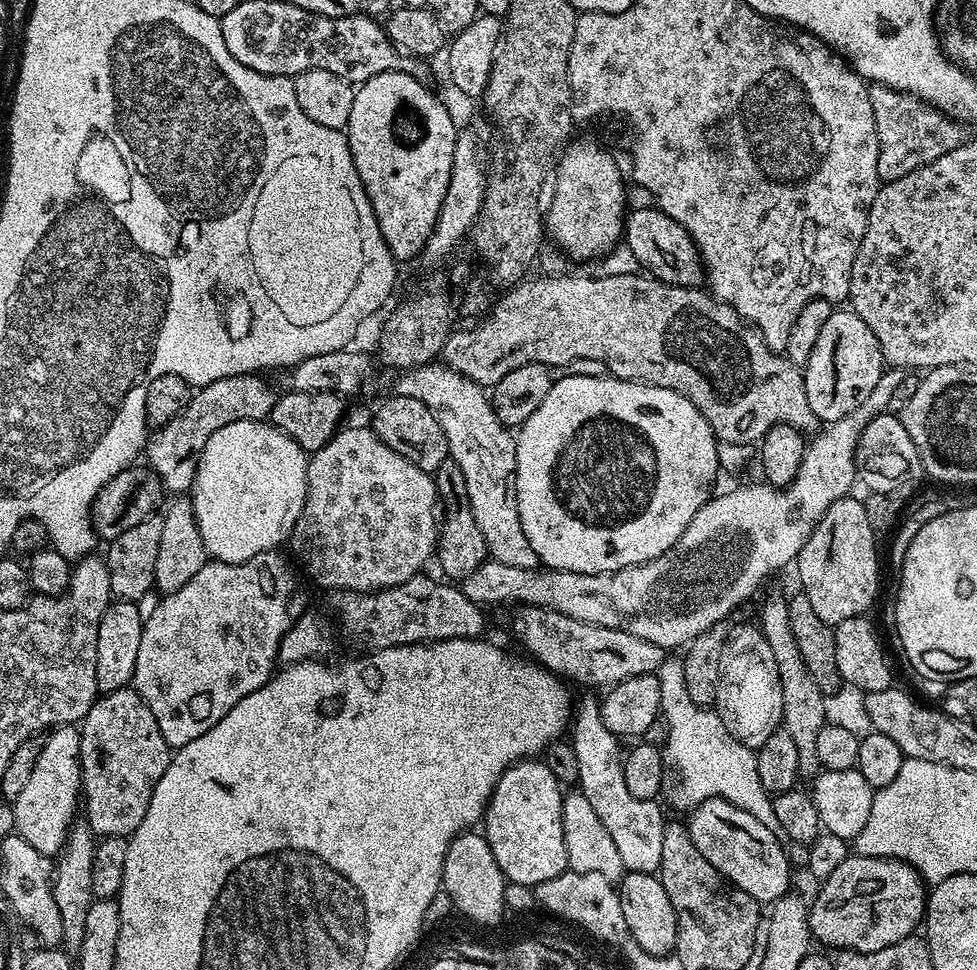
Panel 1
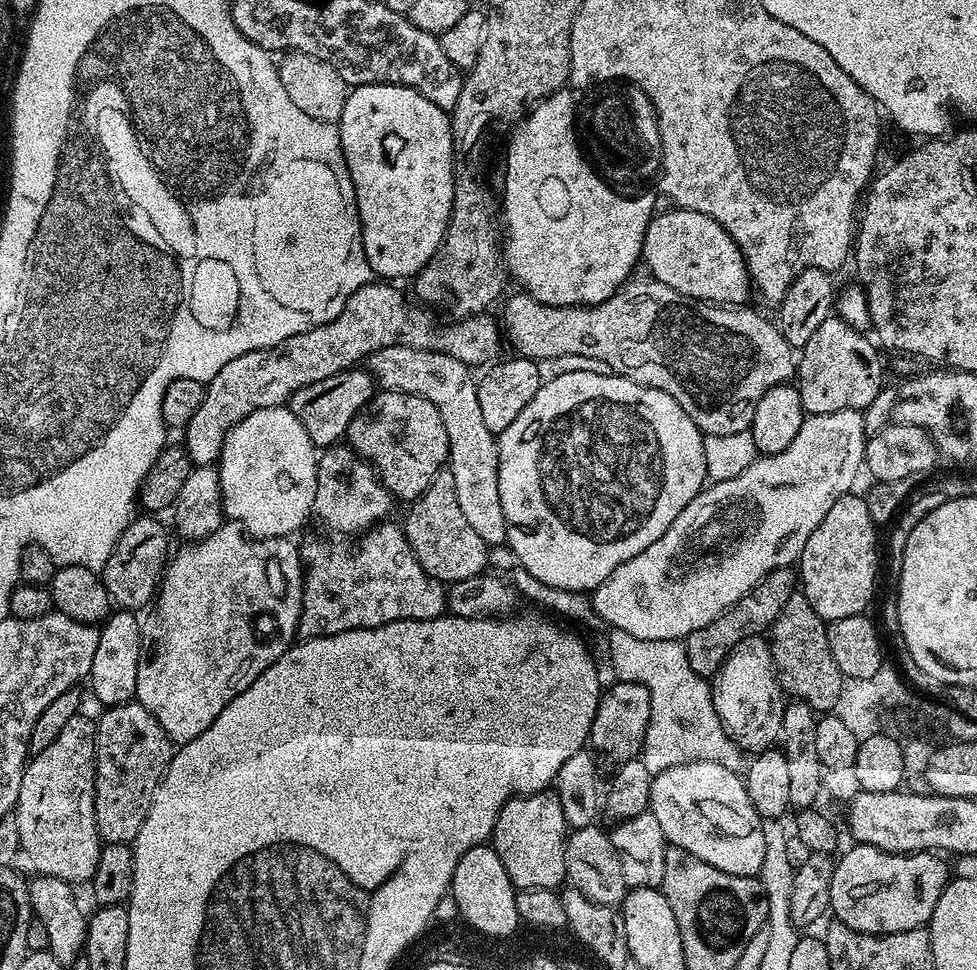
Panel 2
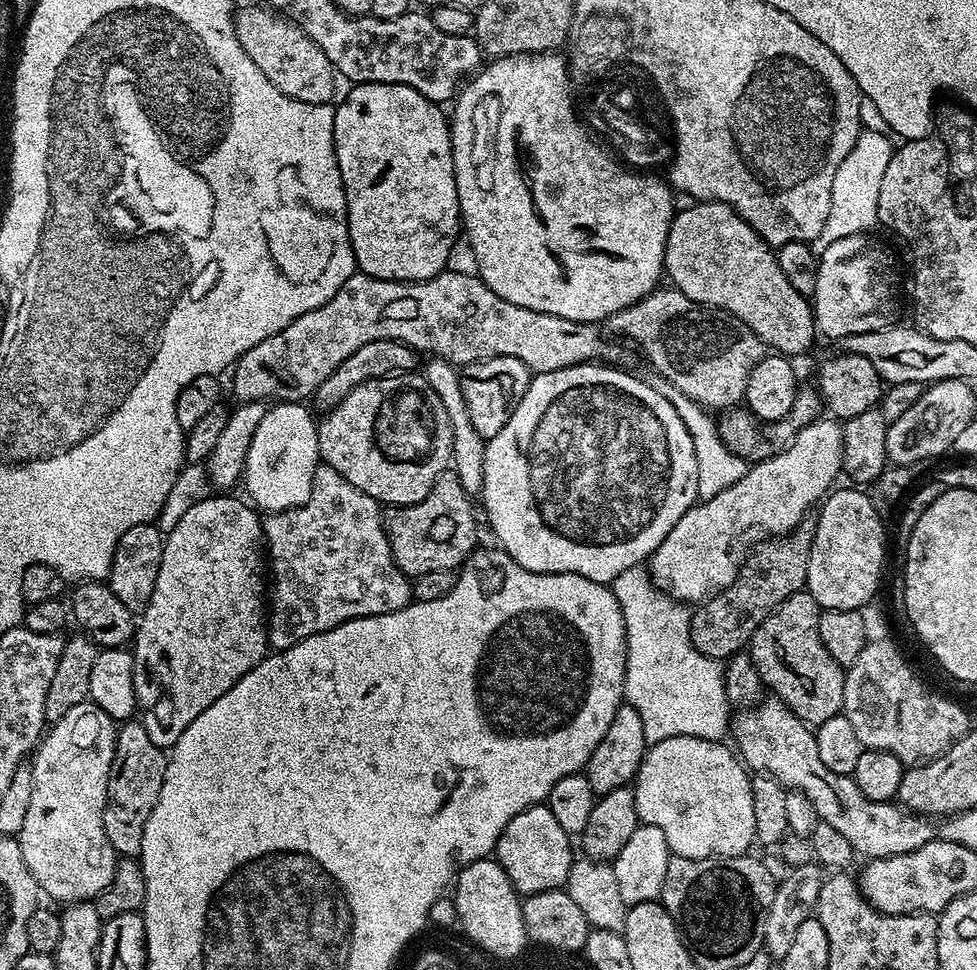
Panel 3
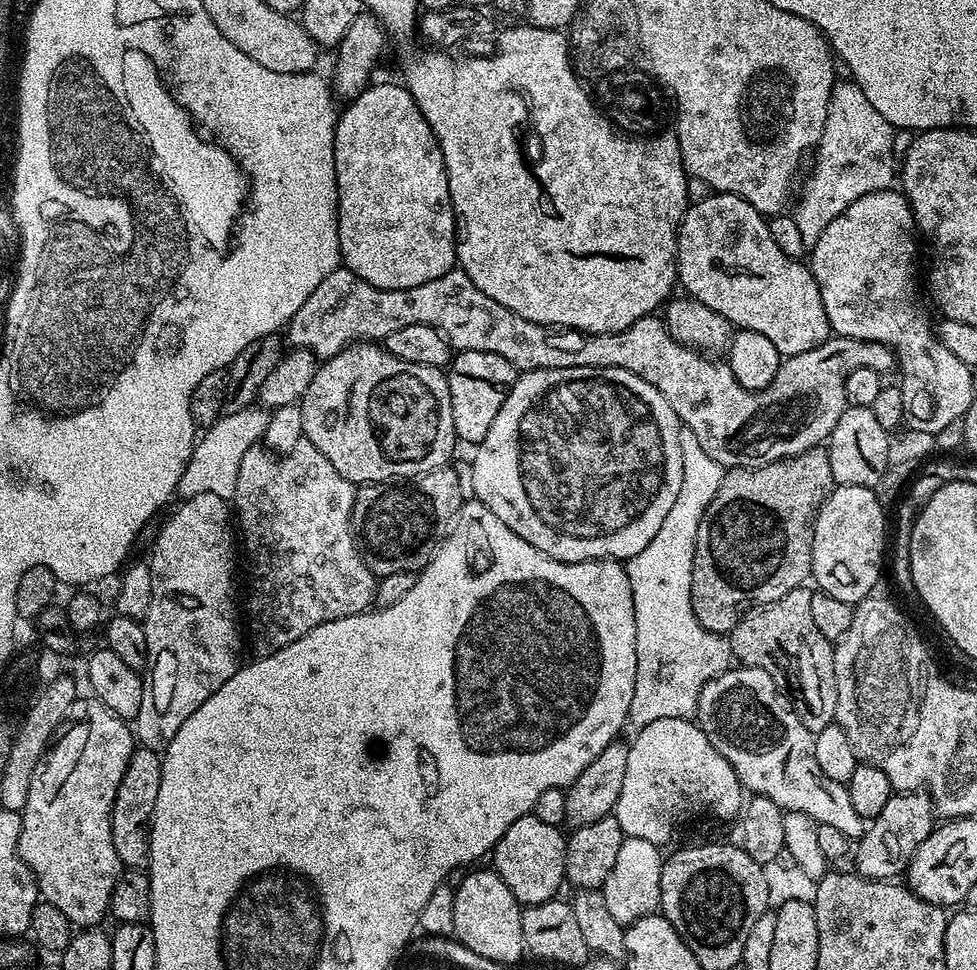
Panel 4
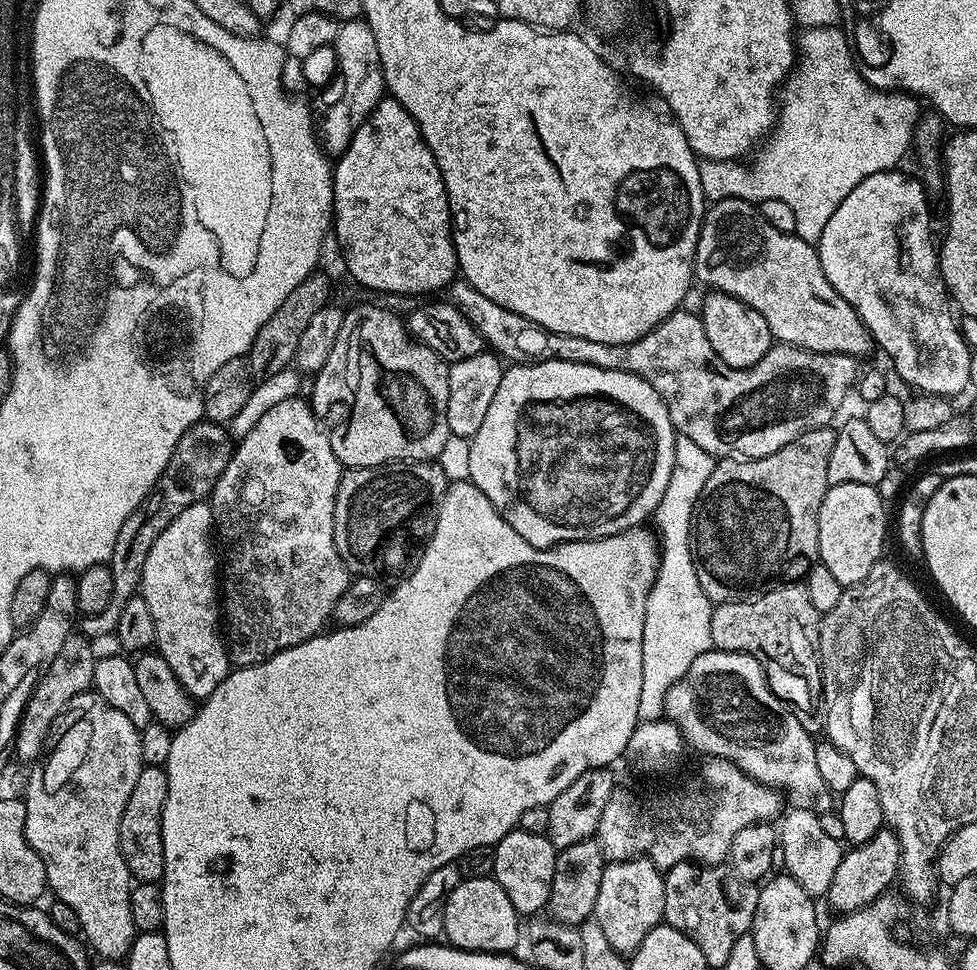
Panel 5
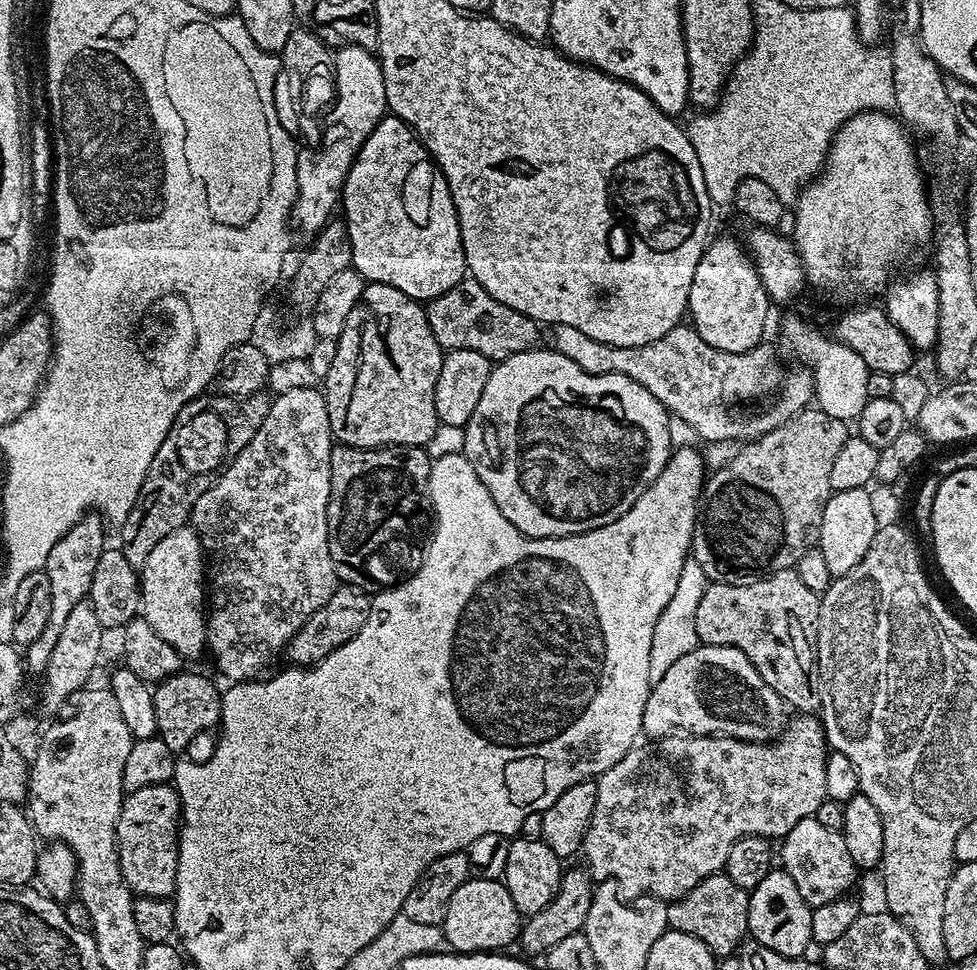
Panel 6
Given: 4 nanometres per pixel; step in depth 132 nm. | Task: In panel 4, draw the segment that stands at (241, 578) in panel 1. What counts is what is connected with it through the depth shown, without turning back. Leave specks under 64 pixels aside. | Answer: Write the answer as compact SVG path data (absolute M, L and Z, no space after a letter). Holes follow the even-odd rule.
M198 494L194 498L183 501L179 505L181 508L165 522L160 528L160 533L156 536L156 541L152 544L152 557L147 561L150 566L150 578L152 579L152 597L150 598L150 610L143 618L144 633L146 634L146 668L148 672L143 677L144 689L142 690L142 710L138 710L134 721L134 736L138 741L139 747L149 748L155 752L167 748L169 742L174 738L174 734L178 734L178 730L182 726L182 722L186 722L186 718L190 718L190 714L194 714L194 710L198 710L198 706L202 706L202 702L206 702L206 698L210 698L210 694L214 694L214 690L218 690L218 686L222 686L222 682L226 682L236 673L236 669L241 667L240 660L240 636L242 640L242 632L236 629L236 552L238 556L238 544L232 541L232 532L234 536L234 520L230 515L229 501L218 498L218 494Z

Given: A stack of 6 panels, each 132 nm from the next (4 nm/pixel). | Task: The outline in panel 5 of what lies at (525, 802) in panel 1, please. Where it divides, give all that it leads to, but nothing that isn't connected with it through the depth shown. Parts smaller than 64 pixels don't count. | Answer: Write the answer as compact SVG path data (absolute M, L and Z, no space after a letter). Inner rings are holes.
M513 830L505 834L491 853L493 870L491 875L506 890L506 898L514 902L514 910L521 917L532 918L548 907L550 890L554 886L554 862L557 848L549 842L547 835Z

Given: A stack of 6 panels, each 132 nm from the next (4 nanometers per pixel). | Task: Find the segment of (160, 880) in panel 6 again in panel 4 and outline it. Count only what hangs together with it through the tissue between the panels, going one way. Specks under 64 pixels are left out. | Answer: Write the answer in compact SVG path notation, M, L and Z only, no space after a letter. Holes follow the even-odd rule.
M137 747L132 753L130 762L126 766L126 774L122 774L122 782L118 782L118 790L112 807L112 837L114 850L118 850L118 858L125 869L148 867L150 854L150 834L152 833L152 815L154 806L158 802L158 790L162 786L162 756L149 748Z

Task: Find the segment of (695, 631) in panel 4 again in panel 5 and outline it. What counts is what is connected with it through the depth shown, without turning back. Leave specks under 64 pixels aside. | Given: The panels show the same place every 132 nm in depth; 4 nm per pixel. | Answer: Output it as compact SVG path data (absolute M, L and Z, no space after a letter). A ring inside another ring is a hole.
M677 435L674 442L674 470L670 474L670 483L666 486L666 494L662 494L662 502L657 506L654 513L654 520L660 523L658 527L658 543L660 546L660 565L656 571L656 577L652 583L650 594L646 598L646 622L642 630L642 694L638 698L638 714L641 721L658 720L665 715L664 703L668 697L668 691L676 685L677 682L686 674L686 670L690 670L690 666L694 662L694 658L698 658L702 654L713 651L712 639L710 638L710 618L712 617L712 609L714 607L711 600L706 598L706 594L702 590L702 586L698 582L698 574L694 570L694 562L692 561L692 513L695 509L698 498L702 494L702 486L706 486L710 474L714 474L714 466L717 457L710 455L706 450L702 450L702 446L697 446L691 438Z

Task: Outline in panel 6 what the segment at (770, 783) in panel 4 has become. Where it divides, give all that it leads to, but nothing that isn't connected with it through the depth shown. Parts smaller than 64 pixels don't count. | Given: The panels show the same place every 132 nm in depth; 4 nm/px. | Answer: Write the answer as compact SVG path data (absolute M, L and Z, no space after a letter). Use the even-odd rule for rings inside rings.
M700 644L690 650L690 654L678 658L678 662L653 683L646 698L646 710L642 710L642 732L648 738L677 734L730 736L752 744L766 744L784 731L784 711L784 701L761 678L742 650Z

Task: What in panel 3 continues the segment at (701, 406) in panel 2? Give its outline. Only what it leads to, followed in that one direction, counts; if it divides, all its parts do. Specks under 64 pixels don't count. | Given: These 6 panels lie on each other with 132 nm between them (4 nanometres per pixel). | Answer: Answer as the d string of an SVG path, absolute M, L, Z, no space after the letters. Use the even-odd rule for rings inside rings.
M671 286L657 287L655 292L643 296L638 303L617 312L611 317L610 324L640 347L641 354L648 359L649 366L661 376L661 381L673 384L675 388L682 390L682 394L686 394L686 398L703 404L708 410L728 410L739 405L744 399L750 370L766 352L765 345L761 344L754 330L750 330L750 326L743 324L737 316L696 304L686 298L686 294Z

